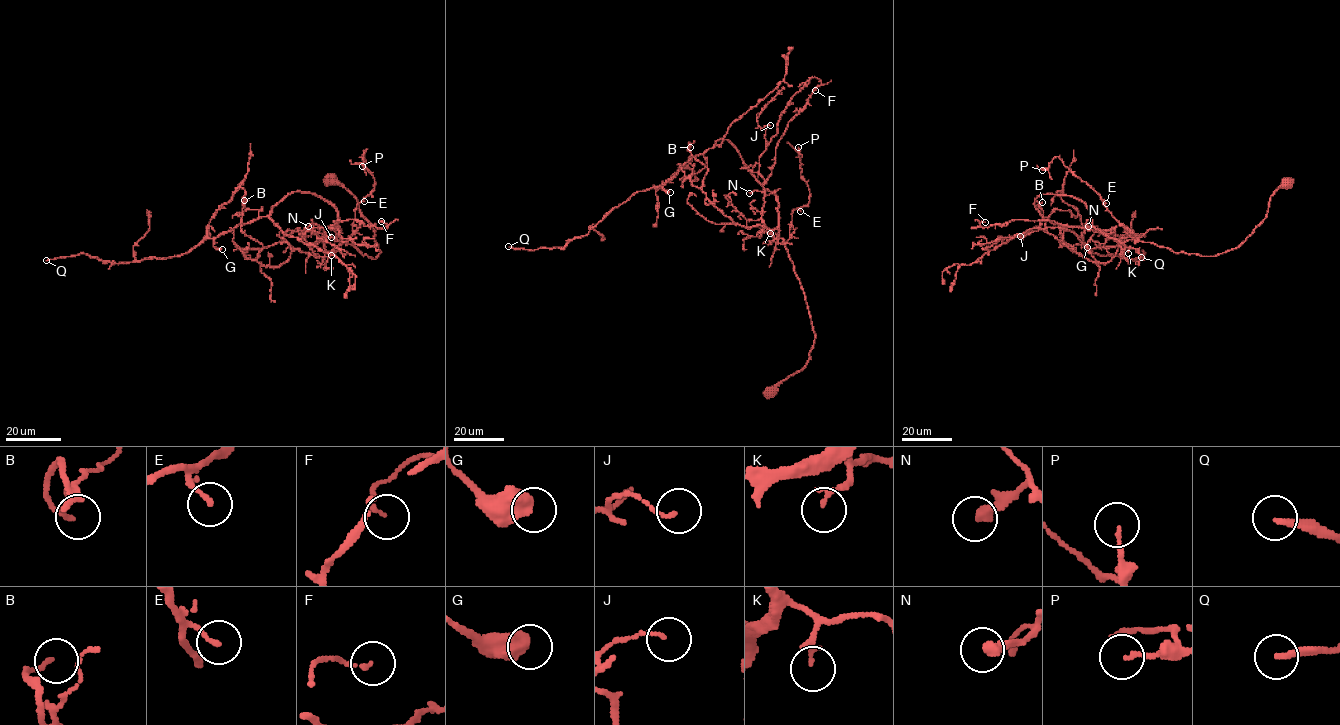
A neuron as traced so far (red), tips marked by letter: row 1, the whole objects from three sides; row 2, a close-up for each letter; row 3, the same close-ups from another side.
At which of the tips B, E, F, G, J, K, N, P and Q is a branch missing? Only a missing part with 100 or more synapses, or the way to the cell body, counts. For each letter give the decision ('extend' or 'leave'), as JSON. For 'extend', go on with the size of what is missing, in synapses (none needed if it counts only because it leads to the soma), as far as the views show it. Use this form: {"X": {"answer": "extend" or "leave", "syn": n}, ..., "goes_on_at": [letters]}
{"B": {"answer": "leave"}, "E": {"answer": "leave"}, "F": {"answer": "leave"}, "G": {"answer": "leave"}, "J": {"answer": "leave"}, "K": {"answer": "leave"}, "N": {"answer": "leave"}, "P": {"answer": "leave"}, "Q": {"answer": "extend", "syn": 110}, "goes_on_at": ["Q"]}

